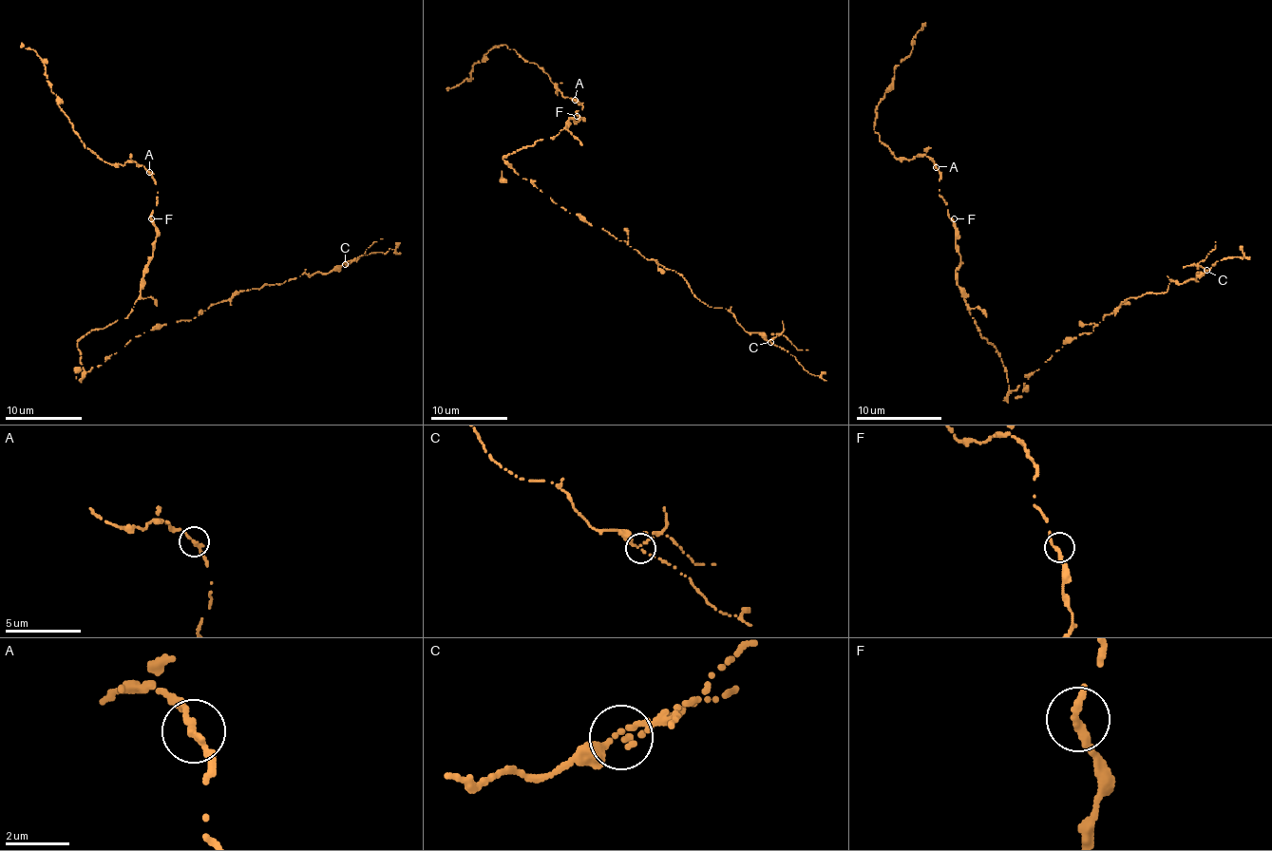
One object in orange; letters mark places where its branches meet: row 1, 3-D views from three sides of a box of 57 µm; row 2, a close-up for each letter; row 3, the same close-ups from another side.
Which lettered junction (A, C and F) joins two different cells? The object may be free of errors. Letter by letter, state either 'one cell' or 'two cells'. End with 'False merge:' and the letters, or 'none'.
A: one cell
C: one cell
F: one cell
False merge: none

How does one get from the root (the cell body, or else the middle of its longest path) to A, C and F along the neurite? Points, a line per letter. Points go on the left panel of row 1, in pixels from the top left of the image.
A: (76, 345), (94, 329), (126, 317), (140, 294), (157, 236), (151, 218), (157, 191), (149, 172)
C: (76, 345), (88, 371), (136, 336), (191, 319), (241, 291), (283, 283), (302, 274), (327, 274), (345, 264)
F: (76, 345), (94, 329), (126, 317), (132, 310), (142, 289), (143, 268), (153, 255), (157, 228), (151, 218)

